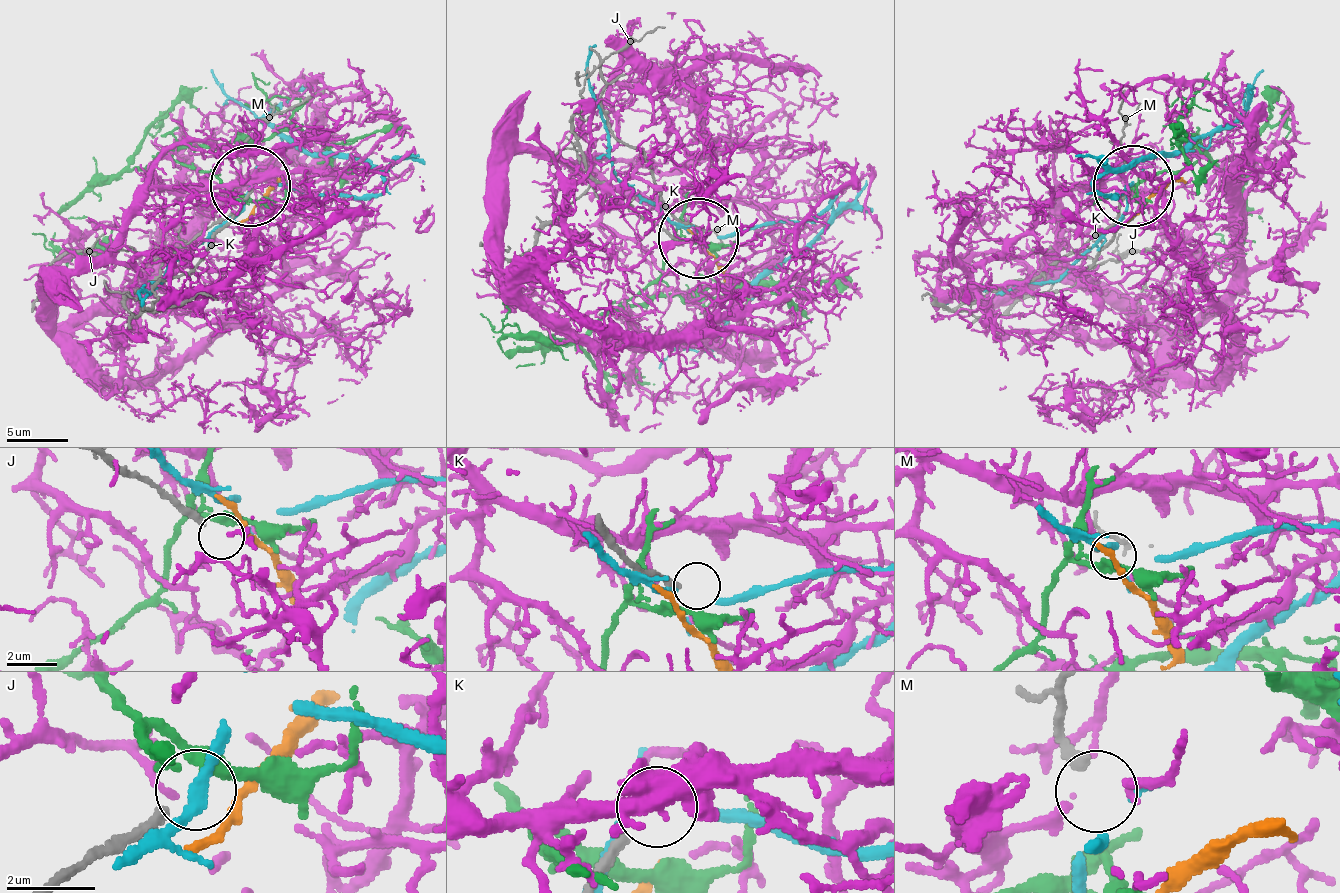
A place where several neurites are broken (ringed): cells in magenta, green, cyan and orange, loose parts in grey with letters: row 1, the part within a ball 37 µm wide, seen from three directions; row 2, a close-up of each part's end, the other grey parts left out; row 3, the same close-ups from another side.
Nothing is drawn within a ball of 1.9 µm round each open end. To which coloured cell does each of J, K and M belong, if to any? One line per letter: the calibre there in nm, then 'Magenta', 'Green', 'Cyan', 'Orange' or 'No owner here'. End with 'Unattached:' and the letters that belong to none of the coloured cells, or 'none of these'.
J: Thickness 240 nm. No owner here
K: Thickness 240 nm. No owner here
M: Thickness 200 nm. Cyan
Unattached: J, K

